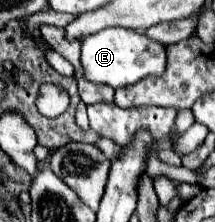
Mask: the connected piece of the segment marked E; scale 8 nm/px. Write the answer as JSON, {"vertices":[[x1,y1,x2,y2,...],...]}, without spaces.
{"vertices":[[103,29,81,43,81,67,85,71,87,81,97,85,109,85,113,89,127,87,141,81,147,75,161,75,167,65,165,47,157,41,147,39,131,29]]}

